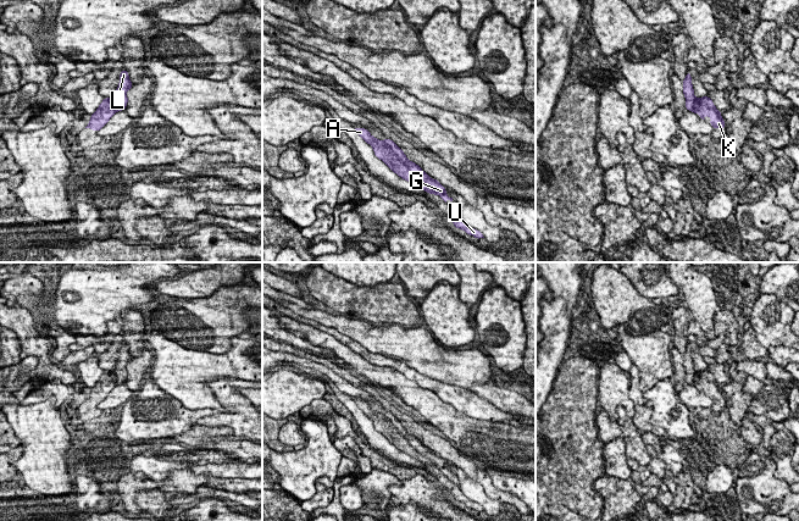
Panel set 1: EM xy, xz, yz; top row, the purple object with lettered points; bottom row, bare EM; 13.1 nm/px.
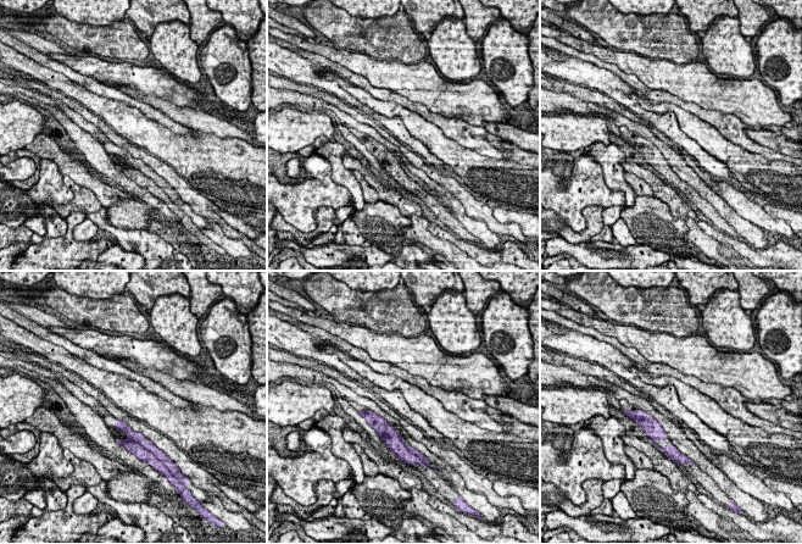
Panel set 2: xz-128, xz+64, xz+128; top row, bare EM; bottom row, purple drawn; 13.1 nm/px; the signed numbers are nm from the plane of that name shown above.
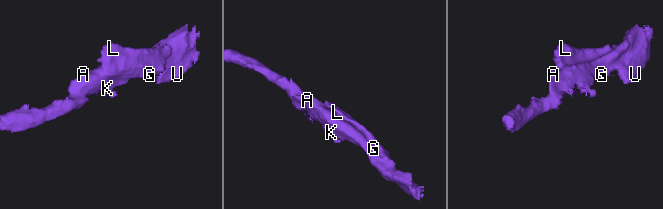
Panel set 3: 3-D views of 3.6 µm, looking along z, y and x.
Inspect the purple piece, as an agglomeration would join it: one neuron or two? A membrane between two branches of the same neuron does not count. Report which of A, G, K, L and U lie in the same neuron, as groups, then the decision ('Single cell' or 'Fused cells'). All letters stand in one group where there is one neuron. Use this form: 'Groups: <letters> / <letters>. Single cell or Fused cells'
Groups: A K U / G L. Fused cells

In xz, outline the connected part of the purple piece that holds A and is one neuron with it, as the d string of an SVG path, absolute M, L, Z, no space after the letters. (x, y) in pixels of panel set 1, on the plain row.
M355 401L357 408L364 411L366 416L368 416L374 425L374 428L381 432L393 445L395 445L399 450L410 455L411 458L431 466L432 469L435 465L426 456L422 456L409 442L407 439L396 429L396 427L389 421L385 415L382 415L370 408L370 405L365 401Z

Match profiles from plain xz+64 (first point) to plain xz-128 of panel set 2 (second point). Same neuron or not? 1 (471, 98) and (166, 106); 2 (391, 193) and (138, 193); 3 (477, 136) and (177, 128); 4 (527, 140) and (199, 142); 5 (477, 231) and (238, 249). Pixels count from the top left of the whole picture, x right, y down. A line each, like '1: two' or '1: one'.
1: two
2: two
3: one
4: two
5: one

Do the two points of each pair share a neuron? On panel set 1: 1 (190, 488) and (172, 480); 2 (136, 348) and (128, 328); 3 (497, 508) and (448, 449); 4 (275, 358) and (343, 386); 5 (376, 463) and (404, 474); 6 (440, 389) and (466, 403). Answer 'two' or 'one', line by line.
1: one
2: one
3: two
4: one
5: one
6: one

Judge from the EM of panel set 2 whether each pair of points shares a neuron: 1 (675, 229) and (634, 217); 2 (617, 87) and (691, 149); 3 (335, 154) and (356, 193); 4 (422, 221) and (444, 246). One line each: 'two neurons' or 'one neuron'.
1: one neuron
2: one neuron
3: one neuron
4: one neuron

